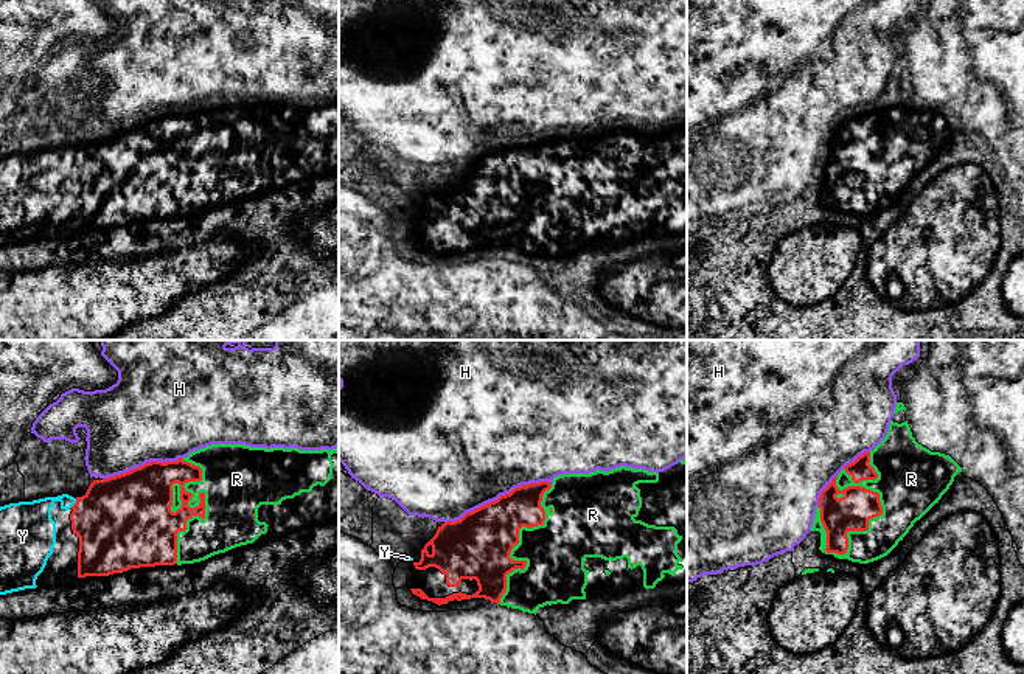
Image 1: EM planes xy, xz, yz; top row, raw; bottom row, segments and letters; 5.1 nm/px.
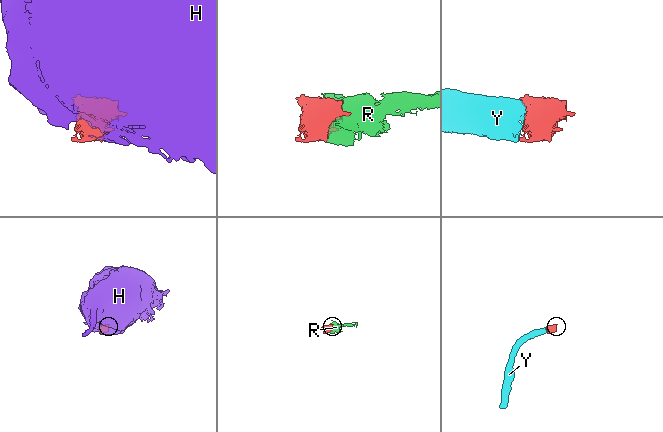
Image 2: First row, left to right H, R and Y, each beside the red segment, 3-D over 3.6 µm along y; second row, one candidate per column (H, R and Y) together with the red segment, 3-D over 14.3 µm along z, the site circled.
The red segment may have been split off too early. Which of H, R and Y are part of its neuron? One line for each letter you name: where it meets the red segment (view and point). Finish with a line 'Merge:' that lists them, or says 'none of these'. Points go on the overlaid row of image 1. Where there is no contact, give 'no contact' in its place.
R: meets red in yz at (881, 511)
Y: meets red in xy at (75, 503)
Merge: R, Y

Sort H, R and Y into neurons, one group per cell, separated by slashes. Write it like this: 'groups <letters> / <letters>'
groups H / R Y

